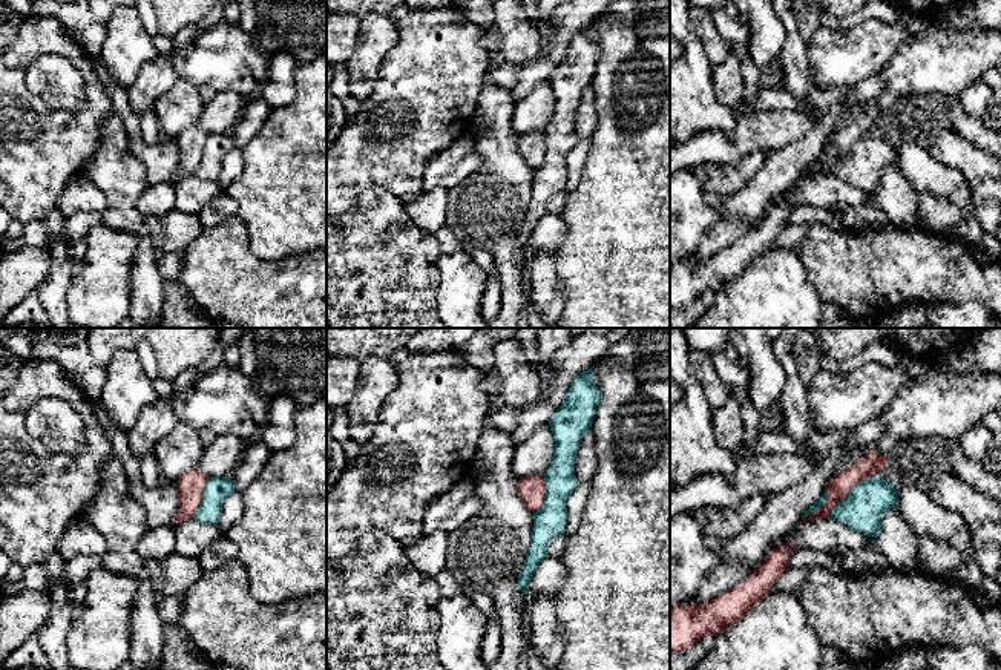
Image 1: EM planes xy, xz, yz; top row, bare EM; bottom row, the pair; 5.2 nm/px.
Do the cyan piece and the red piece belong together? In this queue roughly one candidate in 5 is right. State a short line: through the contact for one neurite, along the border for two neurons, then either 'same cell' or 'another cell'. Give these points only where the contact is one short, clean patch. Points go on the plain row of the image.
line yz (879, 131), (860, 137), (831, 167), (830, 174); another cell

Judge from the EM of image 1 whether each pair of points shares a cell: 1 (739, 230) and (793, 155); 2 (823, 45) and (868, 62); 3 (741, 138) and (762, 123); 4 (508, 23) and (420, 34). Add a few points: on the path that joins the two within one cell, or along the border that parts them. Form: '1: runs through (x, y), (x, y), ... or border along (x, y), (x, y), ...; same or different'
1: border along (719, 218), (741, 218), (753, 227); different
2: runs through (834, 55), (857, 57); same
3: runs through (745, 138), (758, 128); same
4: border along (483, 28), (480, 45), (489, 52); different

